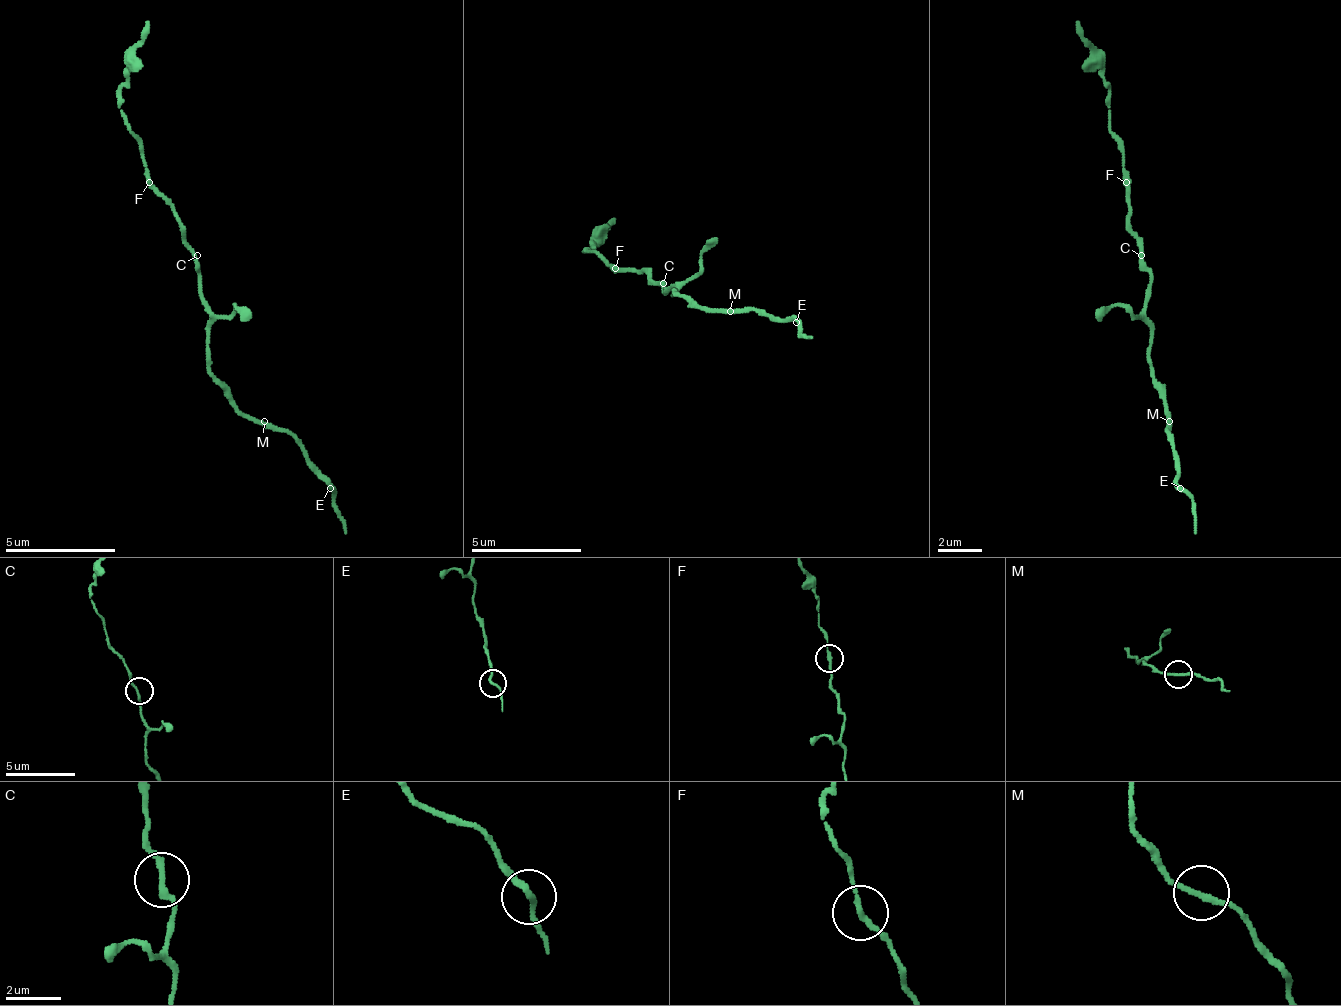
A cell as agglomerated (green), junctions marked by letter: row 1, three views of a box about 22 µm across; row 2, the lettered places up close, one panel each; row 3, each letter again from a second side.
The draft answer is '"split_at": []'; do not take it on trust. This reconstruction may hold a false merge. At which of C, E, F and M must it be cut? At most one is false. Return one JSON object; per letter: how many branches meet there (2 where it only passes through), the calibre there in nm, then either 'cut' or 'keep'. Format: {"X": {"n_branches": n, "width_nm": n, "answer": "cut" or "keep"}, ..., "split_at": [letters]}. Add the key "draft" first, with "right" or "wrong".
{"draft": "wrong", "C": {"n_branches": 2, "width_nm": 200, "answer": "keep"}, "E": {"n_branches": 2, "width_nm": 200, "answer": "keep"}, "F": {"n_branches": 2, "width_nm": 200, "answer": "cut"}, "M": {"n_branches": 2, "width_nm": 200, "answer": "keep"}, "split_at": ["F"]}

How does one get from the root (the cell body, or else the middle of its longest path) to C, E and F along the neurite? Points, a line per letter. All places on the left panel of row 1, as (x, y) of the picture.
C: (203, 289), (203, 278), (197, 272), (197, 255)
E: (203, 289), (208, 300), (208, 377), (247, 416), (280, 427), (302, 449), (308, 466), (330, 488)
F: (203, 289), (203, 278), (192, 255), (192, 244), (181, 228), (181, 217), (147, 183)

